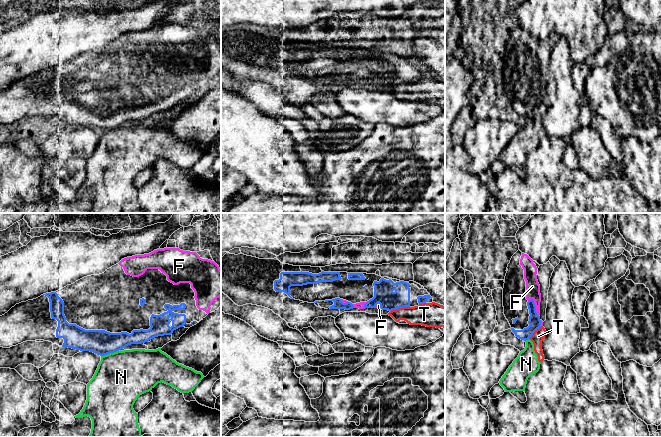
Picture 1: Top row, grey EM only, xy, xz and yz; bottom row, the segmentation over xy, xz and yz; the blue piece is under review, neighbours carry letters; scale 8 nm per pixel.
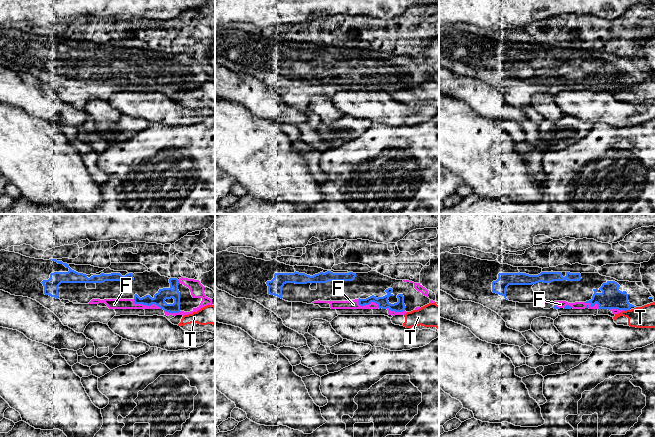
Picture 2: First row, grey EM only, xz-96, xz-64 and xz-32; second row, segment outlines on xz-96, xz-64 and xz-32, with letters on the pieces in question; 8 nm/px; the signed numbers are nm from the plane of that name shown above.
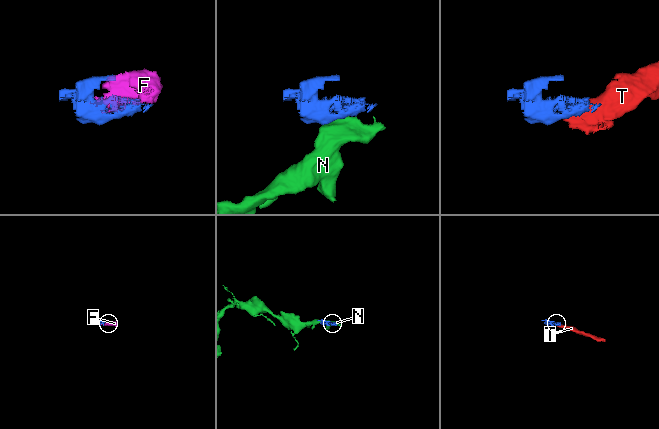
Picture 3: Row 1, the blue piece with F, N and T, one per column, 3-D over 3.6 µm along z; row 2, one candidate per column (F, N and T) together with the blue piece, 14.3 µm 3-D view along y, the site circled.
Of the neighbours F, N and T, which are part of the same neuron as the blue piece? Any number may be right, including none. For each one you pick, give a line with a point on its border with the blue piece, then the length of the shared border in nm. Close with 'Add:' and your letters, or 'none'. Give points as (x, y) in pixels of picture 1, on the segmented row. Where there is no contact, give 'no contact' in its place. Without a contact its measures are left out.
F: meets blue in yz at (535, 307); contact 160 nm long
Add: F

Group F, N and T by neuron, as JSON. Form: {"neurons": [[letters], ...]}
{"neurons": [["F"], ["N", "T"]]}

